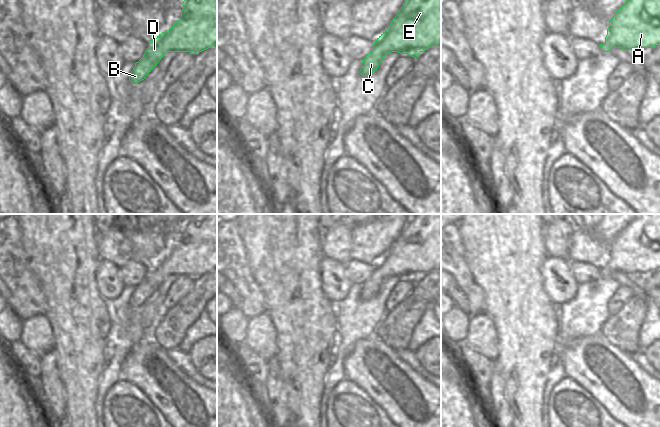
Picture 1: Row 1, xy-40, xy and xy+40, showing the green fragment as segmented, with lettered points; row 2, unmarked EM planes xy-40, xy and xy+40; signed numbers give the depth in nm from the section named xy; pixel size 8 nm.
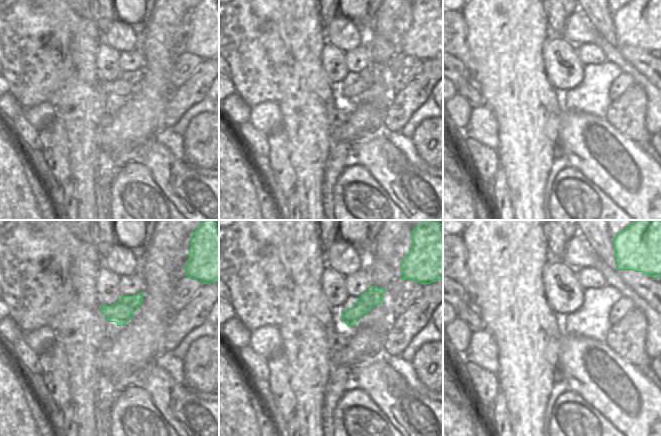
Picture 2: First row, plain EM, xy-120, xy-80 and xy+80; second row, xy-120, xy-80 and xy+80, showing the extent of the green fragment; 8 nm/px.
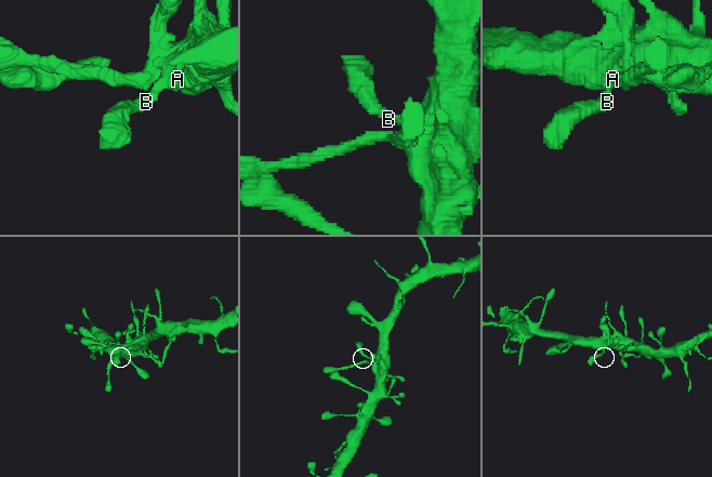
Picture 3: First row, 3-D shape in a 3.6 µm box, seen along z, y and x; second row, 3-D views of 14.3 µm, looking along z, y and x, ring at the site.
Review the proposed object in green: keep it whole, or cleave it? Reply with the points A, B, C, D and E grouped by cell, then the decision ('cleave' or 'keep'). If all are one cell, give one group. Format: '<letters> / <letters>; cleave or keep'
A B C D E; keep

